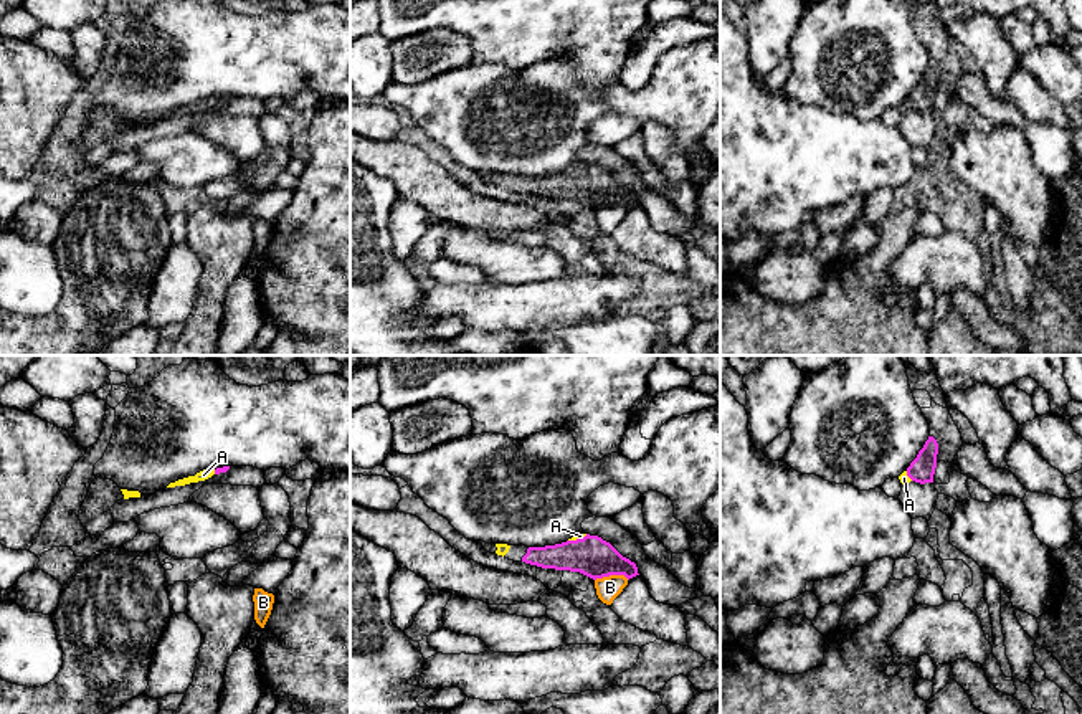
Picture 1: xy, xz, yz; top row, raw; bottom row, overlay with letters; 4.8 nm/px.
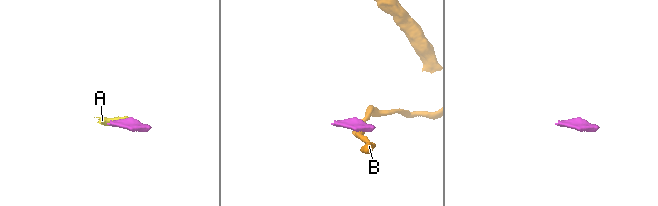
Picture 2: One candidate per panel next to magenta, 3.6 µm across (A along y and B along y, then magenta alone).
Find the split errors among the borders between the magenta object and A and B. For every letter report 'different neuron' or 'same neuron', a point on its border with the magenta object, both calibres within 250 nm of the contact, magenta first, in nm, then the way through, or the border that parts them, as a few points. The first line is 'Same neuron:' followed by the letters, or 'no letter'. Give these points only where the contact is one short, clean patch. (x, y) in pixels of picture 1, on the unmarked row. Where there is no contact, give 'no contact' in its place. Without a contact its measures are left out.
Same neuron: A
A: same neuron; meets magenta in xz at (577, 169); 200 nm thick on the magenta side, 30 nm on the other; runs through xz (592, 185), (577, 169), (580, 166)
B: different neuron; meets magenta in xz at (612, 204); 200 nm thick on the magenta side, 110 nm on the other; border along xz (628, 209), (623, 205), (603, 205), (595, 210)

